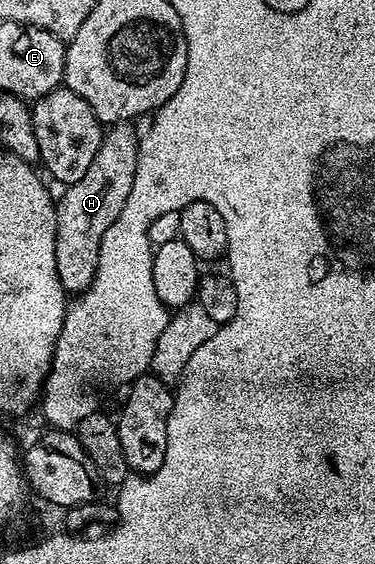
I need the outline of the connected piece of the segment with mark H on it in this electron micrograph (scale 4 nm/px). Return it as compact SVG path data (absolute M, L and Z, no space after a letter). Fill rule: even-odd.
M131 122L108 125L101 140L101 148L97 148L97 156L93 156L93 164L89 164L85 176L81 176L81 180L77 180L73 185L66 187L66 189L62 191L64 193L63 195L58 195L55 208L55 215L57 216L57 244L55 245L55 255L57 256L57 276L61 280L64 291L82 292L86 290L87 285L91 283L93 276L97 272L97 256L101 252L101 236L105 236L105 232L109 232L109 224L113 224L113 220L117 220L117 216L121 216L121 208L125 208L125 200L129 200L129 188L133 188L133 176L137 172L139 139L141 137L140 131L135 131L133 127L134 125L132 125Z

